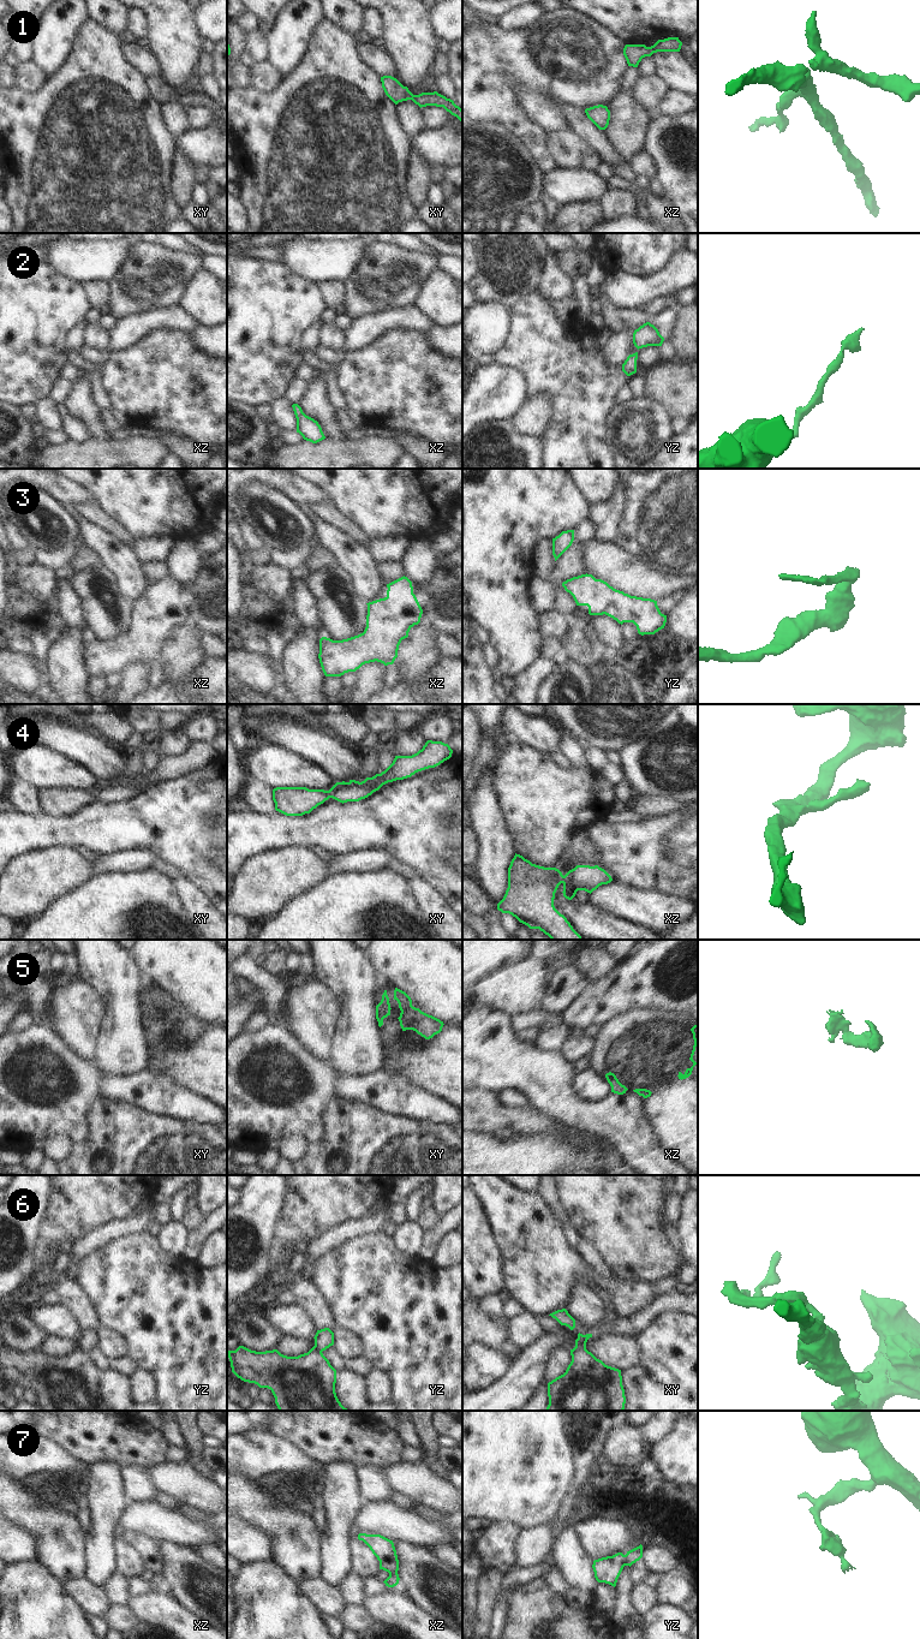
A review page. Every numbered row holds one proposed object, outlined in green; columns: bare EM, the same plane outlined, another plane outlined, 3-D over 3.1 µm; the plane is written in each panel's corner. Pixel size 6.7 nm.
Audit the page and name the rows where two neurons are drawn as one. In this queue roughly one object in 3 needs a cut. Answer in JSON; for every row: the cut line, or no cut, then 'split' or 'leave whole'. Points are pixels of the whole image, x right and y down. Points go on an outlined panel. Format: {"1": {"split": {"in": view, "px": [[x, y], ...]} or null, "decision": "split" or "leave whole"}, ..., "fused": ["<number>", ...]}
{"1": {"split": null, "decision": "leave whole"}, "2": {"split": null, "decision": "leave whole"}, "3": {"split": null, "decision": "leave whole"}, "4": {"split": null, "decision": "leave whole"}, "5": {"split": {"in": "xy", "px": [[412, 1006], [401, 1011]]}, "decision": "split"}, "6": {"split": {"in": "xy", "px": [[578, 1337], [585, 1345]]}, "decision": "split"}, "7": {"split": {"in": "yz", "px": [[623, 1555], [625, 1565]]}, "decision": "split"}, "fused": ["5", "6", "7"]}

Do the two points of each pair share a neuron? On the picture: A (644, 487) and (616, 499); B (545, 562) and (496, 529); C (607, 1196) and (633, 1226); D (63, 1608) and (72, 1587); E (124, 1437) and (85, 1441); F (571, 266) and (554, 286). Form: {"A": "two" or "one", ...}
{"A": "two", "B": "two", "C": "one", "D": "two", "E": "one", "F": "two"}

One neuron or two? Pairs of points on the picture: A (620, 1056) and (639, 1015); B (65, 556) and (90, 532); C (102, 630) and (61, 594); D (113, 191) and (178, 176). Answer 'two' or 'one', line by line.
A: one
B: two
C: two
D: two

